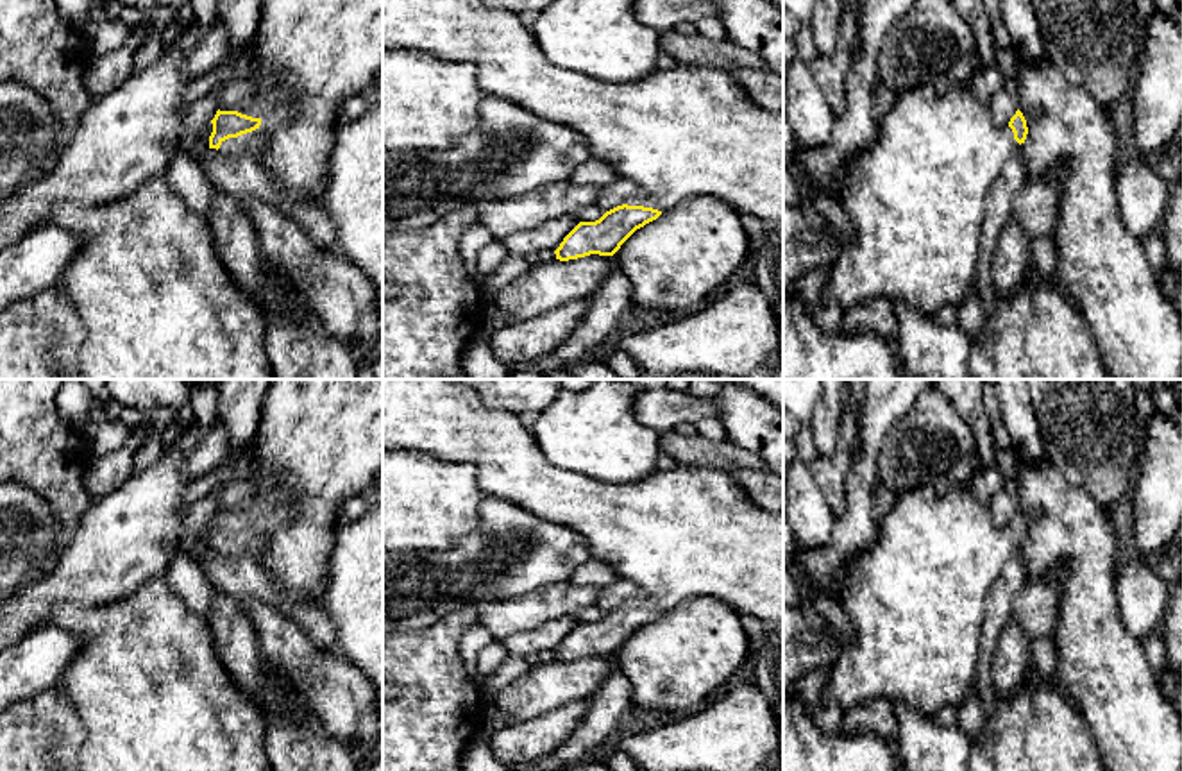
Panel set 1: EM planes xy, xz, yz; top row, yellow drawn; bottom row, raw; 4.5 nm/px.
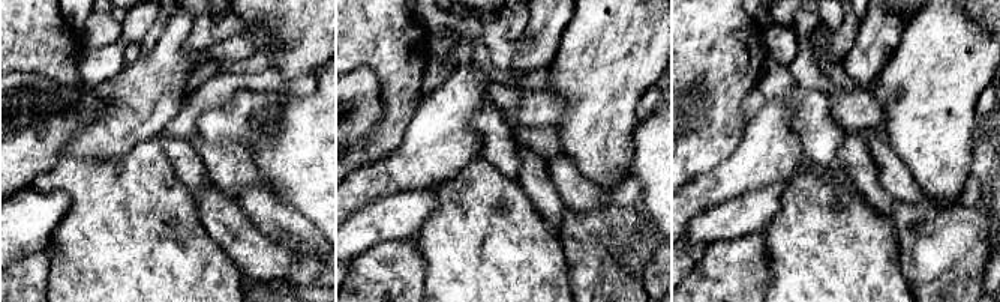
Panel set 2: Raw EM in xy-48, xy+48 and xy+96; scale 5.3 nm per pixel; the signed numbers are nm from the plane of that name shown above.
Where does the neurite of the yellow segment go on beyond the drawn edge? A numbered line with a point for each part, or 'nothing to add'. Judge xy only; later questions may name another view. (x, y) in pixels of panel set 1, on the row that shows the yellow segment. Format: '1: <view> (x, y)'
1: xy (253, 144)

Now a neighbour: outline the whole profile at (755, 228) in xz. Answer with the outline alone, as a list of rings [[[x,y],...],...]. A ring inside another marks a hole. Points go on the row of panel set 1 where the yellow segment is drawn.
[[[740,215],[747,236],[749,252],[755,252],[769,231],[769,224],[753,215]]]

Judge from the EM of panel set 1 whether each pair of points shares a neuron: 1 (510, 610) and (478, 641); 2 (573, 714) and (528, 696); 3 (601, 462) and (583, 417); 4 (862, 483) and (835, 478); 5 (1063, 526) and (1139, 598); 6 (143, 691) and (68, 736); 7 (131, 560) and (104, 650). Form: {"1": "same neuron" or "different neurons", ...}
{"1": "different neurons", "2": "different neurons", "3": "same neuron", "4": "different neurons", "5": "different neurons", "6": "different neurons", "7": "different neurons"}

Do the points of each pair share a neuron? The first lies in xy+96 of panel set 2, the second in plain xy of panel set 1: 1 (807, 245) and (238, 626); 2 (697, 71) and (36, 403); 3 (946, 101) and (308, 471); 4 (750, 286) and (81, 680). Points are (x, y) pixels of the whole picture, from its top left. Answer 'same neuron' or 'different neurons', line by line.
1: different neurons
2: same neuron
3: same neuron
4: different neurons

